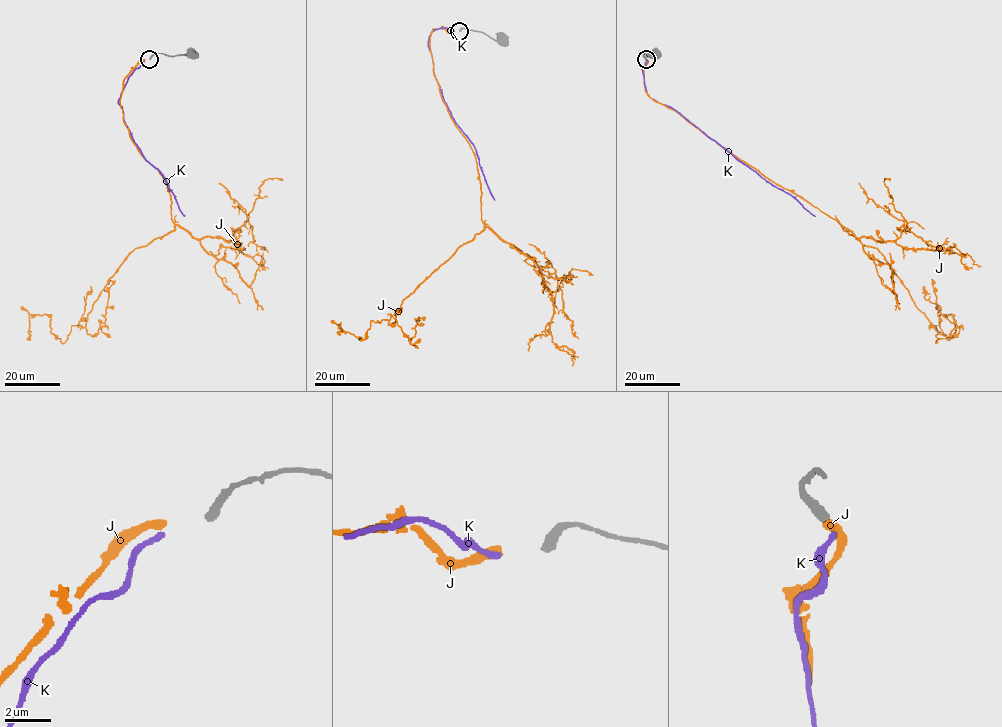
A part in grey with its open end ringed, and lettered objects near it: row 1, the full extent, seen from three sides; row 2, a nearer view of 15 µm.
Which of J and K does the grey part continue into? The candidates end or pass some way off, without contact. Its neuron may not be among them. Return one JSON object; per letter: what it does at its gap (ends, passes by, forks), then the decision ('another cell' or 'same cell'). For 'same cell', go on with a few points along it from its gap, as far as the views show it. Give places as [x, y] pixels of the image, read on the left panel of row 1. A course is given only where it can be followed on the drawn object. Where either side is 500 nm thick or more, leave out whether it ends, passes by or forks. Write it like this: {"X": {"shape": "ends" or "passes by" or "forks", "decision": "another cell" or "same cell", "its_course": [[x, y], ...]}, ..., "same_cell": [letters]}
{"J": {"shape": "ends", "decision": "another cell"}, "K": {"shape": "ends", "decision": "same cell", "its_course": [[144, 60], [129, 77], [118, 102], [134, 142], [144, 157], [165, 178], [184, 216]]}, "same_cell": ["K"]}

